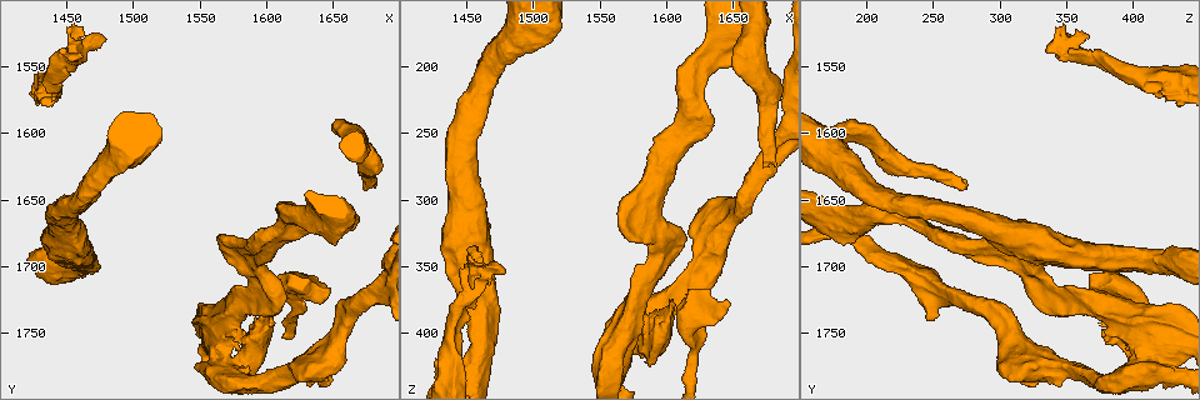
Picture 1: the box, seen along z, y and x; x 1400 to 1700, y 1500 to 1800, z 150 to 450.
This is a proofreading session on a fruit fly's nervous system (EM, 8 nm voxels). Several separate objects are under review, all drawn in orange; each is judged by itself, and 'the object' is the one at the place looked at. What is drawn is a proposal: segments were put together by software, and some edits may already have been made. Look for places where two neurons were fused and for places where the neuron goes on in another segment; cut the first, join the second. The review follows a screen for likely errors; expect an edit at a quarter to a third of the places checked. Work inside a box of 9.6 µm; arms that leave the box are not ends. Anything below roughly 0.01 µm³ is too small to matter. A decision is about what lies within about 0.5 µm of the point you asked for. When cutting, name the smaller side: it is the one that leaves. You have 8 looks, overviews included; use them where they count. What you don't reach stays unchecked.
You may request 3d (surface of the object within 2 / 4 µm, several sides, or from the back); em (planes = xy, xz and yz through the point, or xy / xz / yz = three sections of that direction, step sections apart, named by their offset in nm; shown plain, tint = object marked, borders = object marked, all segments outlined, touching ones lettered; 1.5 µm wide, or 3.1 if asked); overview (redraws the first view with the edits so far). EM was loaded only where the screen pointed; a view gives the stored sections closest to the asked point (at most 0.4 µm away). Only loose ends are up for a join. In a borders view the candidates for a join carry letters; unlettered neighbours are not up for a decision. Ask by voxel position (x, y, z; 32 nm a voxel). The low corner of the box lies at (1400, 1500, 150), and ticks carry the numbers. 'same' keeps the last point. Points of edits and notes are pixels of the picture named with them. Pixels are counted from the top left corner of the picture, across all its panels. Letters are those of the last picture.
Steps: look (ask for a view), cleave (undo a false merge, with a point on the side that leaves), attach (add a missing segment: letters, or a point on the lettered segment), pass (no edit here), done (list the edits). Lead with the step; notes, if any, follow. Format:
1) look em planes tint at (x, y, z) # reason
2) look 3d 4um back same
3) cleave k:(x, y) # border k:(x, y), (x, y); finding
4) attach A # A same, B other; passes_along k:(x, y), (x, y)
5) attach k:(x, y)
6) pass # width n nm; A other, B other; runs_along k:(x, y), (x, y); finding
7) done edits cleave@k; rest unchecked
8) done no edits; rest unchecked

look em planes borders at (1452, 1520, 342) # branch stops here

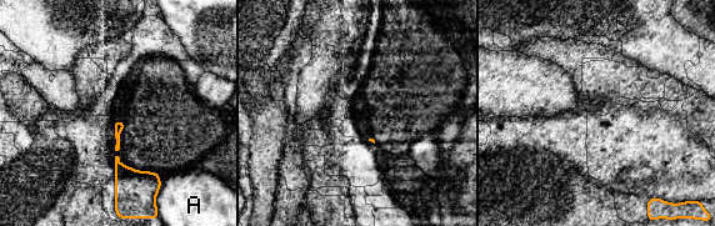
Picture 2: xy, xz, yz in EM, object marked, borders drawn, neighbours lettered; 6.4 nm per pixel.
pass # A other; border 2:(163, 182), (156, 194); none of them fits

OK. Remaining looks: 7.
look em planes tint at (1652, 1752, 322) # branch stops here

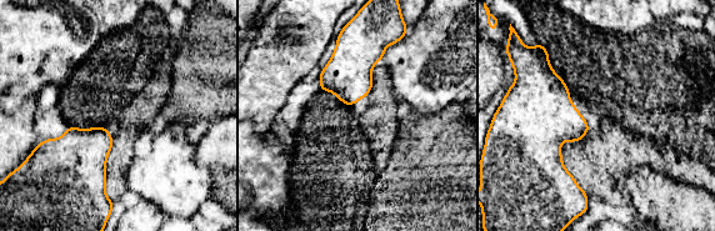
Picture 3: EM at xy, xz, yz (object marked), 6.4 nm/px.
look em planes borders same # see the neighbours

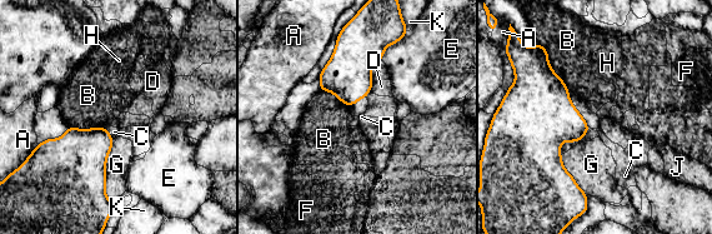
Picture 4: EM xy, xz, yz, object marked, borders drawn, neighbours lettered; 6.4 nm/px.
pass # A other, B other, C other, D other, E other, F other, G other, H other, J other, K other; border 4:(103, 127), (111, 135), (113, 143); no lettered segment goes on from it

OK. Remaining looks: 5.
look em planes borders at (1680, 1712, 248) # an open end

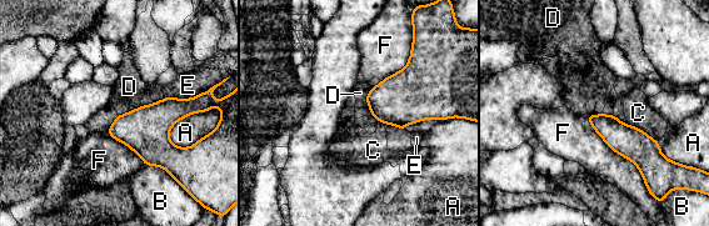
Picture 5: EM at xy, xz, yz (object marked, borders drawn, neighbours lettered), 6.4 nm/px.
pass # A other, B other, C other, D other, E other, F other; none of them fits

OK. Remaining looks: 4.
done no edits; rest unchecked

